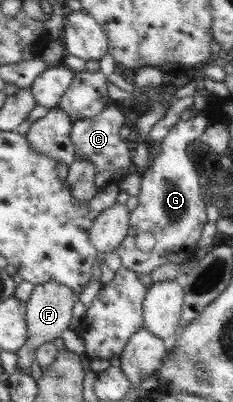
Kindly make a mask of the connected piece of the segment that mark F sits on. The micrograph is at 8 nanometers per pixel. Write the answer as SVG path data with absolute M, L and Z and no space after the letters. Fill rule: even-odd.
M51 281L42 285L36 285L27 305L26 319L30 330L30 338L27 340L26 346L16 353L18 355L17 366L19 366L19 369L31 373L31 366L36 361L36 351L47 343L53 343L56 338L60 338L65 330L70 329L76 301L76 292L63 283Z

